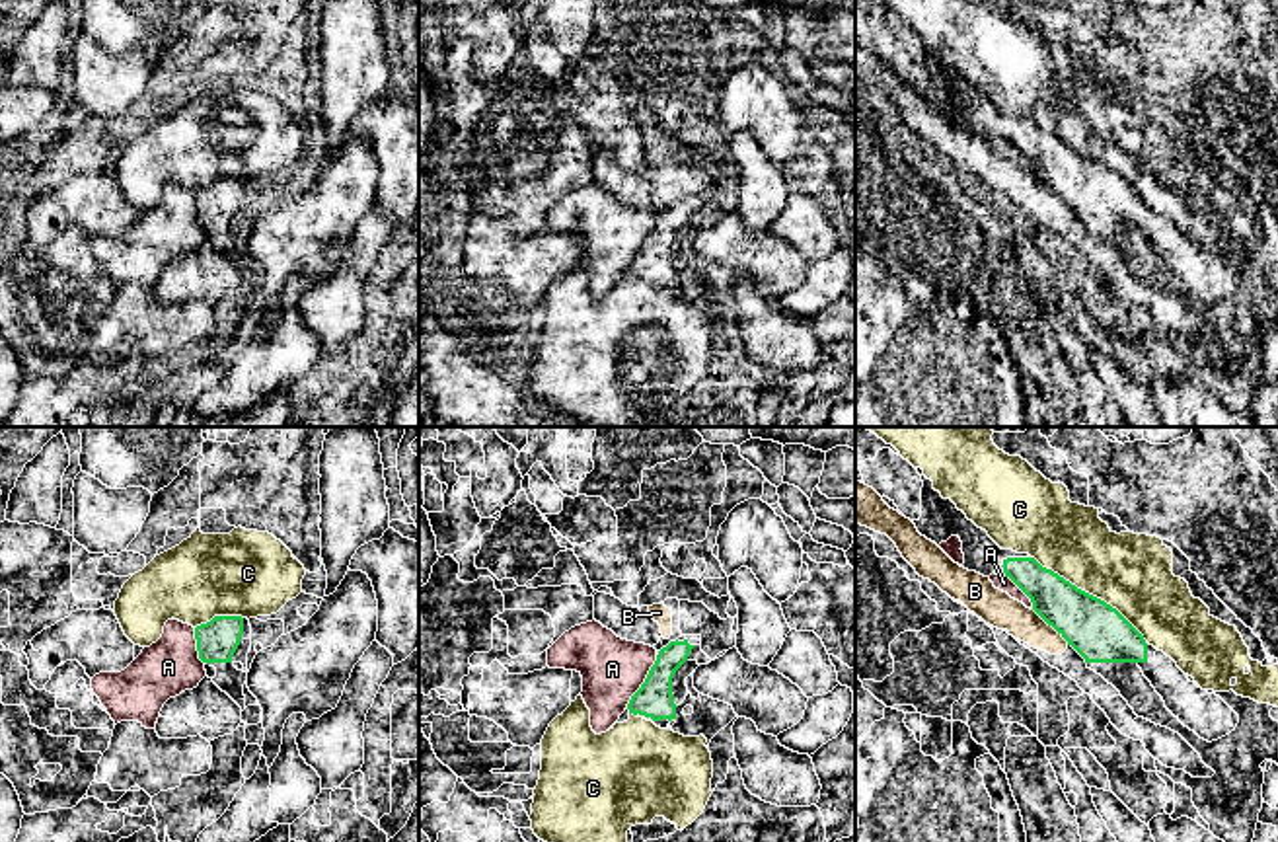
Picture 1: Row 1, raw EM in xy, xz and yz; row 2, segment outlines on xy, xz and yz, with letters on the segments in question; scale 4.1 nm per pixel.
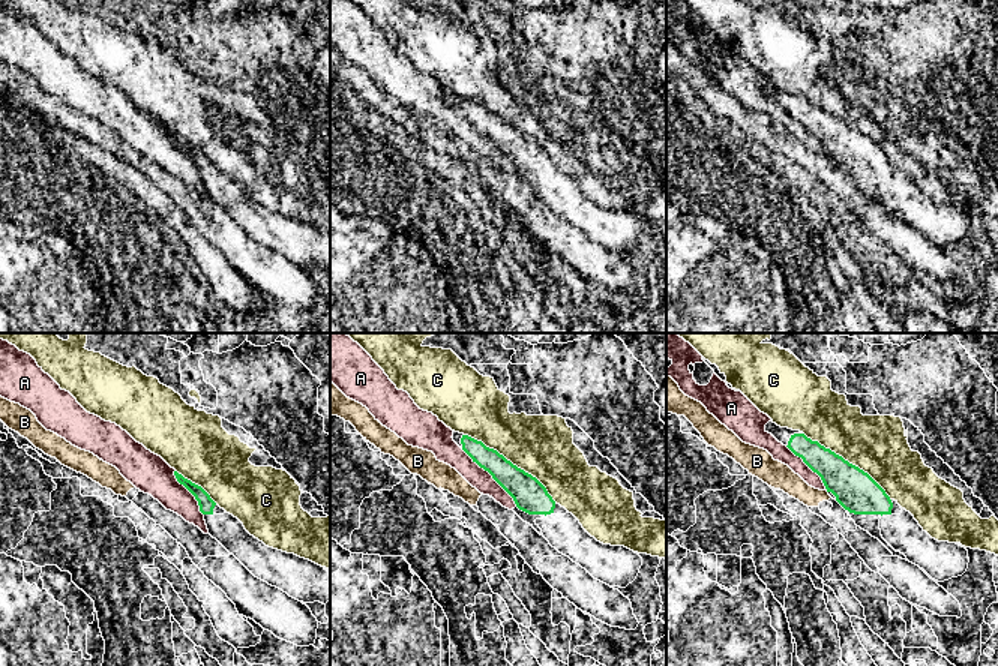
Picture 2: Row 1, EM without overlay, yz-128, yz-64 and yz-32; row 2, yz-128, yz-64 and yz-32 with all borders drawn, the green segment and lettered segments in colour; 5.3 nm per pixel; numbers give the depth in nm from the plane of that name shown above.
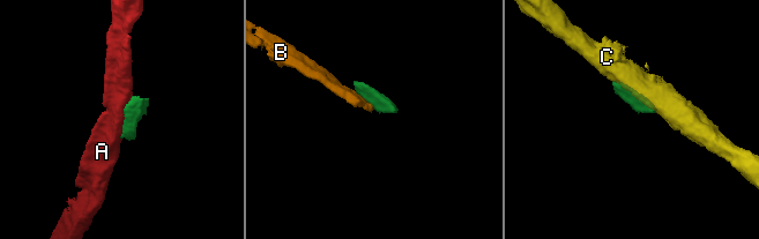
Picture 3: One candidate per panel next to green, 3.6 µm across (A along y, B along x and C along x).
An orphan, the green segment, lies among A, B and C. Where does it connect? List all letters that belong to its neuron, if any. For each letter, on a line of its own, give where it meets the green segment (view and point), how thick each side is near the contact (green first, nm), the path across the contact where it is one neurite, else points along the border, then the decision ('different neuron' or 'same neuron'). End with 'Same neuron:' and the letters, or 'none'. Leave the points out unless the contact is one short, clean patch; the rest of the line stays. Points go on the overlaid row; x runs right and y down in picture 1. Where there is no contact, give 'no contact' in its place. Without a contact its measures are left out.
A: xz (645, 681) | 150/260 nm | different neuron
B: yz (1051, 624) | 240/150 nm | along yz (1033, 609), (1068, 644) | different neuron
C: yz (1088, 593) | 240/320 nm | different neuron
Same neuron: none

